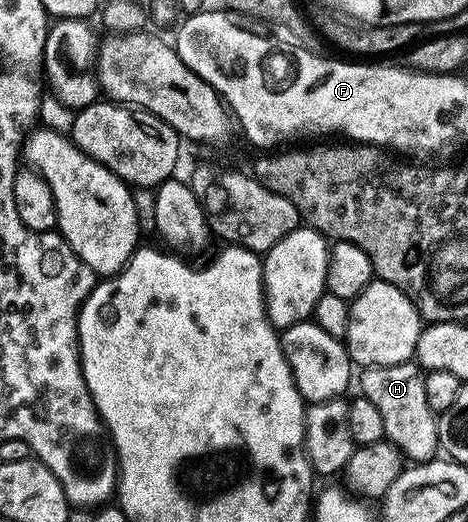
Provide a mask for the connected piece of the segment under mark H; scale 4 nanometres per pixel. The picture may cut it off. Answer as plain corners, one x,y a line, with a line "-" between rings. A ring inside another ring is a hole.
418,363
362,369
357,376
357,388
358,384
358,391
369,398
373,406
377,406
377,411
384,419
386,439
396,444
408,461
436,459
440,451
439,422
437,413
429,406
429,398
425,394
425,372

